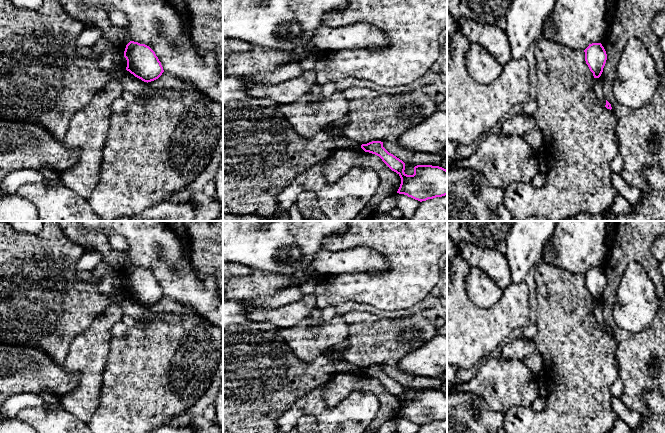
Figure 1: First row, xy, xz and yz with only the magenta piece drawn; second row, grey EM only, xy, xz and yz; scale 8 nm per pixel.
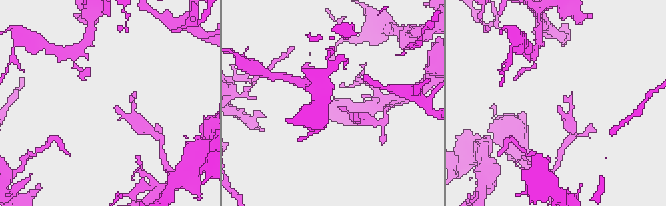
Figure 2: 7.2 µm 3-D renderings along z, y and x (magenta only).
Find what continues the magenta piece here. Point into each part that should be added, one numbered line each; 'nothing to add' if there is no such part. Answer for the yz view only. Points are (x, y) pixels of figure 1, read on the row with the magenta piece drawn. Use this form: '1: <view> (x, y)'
nothing to add

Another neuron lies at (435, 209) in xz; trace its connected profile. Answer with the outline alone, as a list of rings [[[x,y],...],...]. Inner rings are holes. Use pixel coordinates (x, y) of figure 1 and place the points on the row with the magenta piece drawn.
[[[447,195],[420,202],[411,221],[447,221]]]

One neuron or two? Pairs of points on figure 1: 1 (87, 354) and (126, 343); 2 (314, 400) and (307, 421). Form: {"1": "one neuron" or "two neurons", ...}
{"1": "two neurons", "2": "two neurons"}

